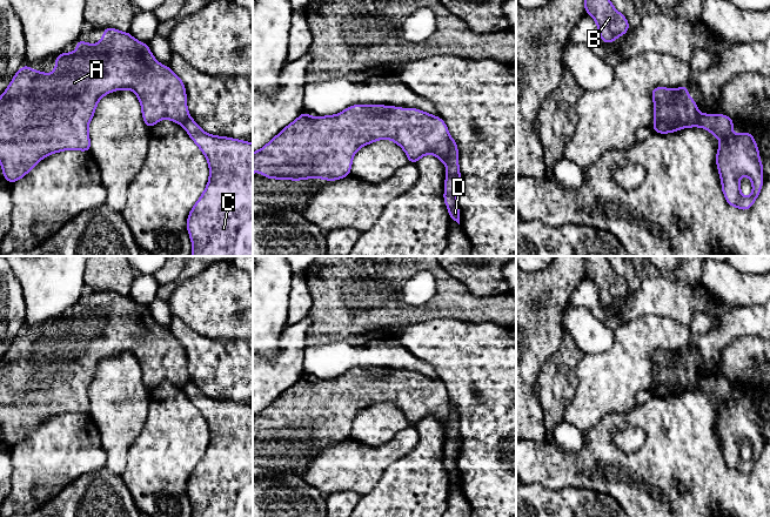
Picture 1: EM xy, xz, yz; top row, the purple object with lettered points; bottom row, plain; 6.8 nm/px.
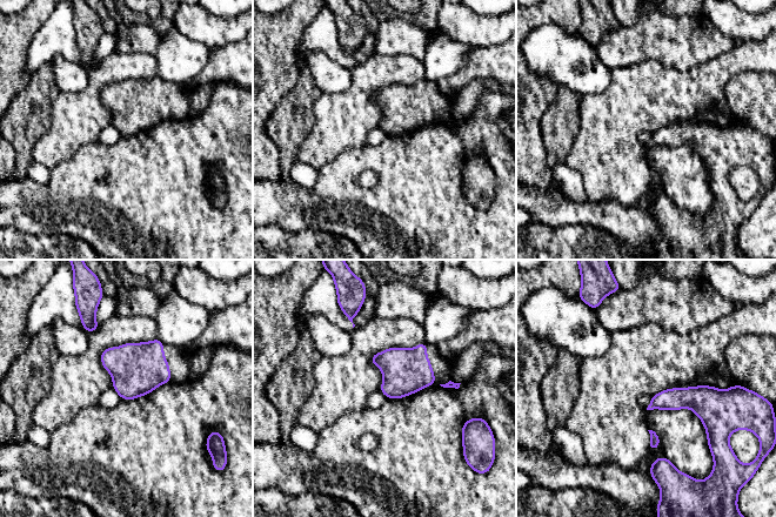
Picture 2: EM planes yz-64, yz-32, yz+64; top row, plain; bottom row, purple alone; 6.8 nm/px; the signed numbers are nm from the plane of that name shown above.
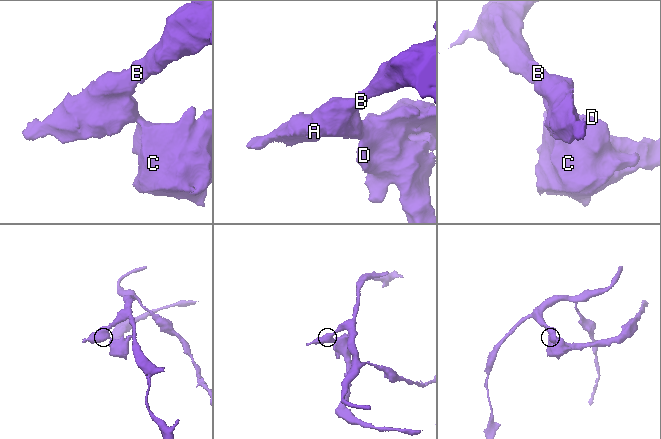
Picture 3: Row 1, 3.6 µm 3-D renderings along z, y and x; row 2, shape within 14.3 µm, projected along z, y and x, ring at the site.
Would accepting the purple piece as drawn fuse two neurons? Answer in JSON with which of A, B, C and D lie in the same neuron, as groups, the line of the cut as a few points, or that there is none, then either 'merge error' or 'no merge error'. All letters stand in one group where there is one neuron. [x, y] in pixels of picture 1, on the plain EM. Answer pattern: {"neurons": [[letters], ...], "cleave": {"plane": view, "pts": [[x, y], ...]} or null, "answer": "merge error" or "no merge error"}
{"neurons": [["A", "B"], ["C", "D"]], "cleave": {"plane": "yz", "pts": [[698, 376], [687, 383], [660, 387], [654, 393]]}, "answer": "merge error"}

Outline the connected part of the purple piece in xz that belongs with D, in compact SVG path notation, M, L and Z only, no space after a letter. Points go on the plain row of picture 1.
M450 401L449 423L447 428L447 439L444 444L444 466L449 474L450 483L460 488L460 472L457 469L457 457L461 451L461 437L458 431L458 414L454 402Z

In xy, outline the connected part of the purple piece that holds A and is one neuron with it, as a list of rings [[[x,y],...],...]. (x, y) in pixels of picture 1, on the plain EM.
[[[106,290],[99,307],[91,308],[79,302],[74,316],[60,316],[55,324],[55,333],[52,337],[38,333],[33,335],[29,329],[22,328],[22,331],[14,337],[13,343],[0,360],[0,427],[2,438],[9,446],[22,442],[40,423],[49,417],[69,412],[89,415],[88,388],[94,380],[98,365],[108,356],[120,352],[133,354],[141,367],[142,381],[148,391],[162,382],[169,382],[183,389],[189,381],[186,350],[182,343],[170,330],[155,323],[148,307],[138,304],[129,295],[123,296]]]

